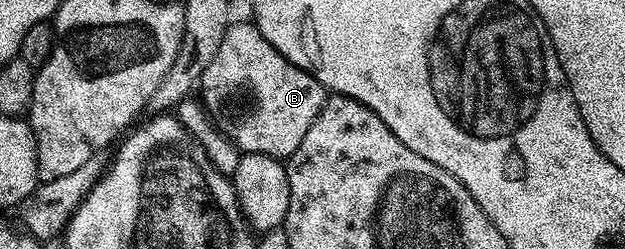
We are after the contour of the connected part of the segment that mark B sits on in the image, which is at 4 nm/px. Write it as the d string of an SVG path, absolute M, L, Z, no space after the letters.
M236 21L228 26L225 32L225 40L221 40L221 48L217 48L217 56L213 56L213 64L209 64L209 68L205 68L201 83L201 91L203 90L203 94L201 93L202 101L208 111L217 119L218 125L222 127L227 136L231 138L243 154L264 154L270 158L286 160L290 158L293 152L297 152L297 148L301 145L301 140L305 140L305 132L309 132L309 124L313 124L313 120L317 120L321 108L327 103L328 91L324 90L322 84L308 70L297 68L288 58L281 56L281 52L277 52L277 48L273 48L273 44L269 44L269 40L265 40L265 36L261 36L259 27L255 25L254 21L238 22Z

